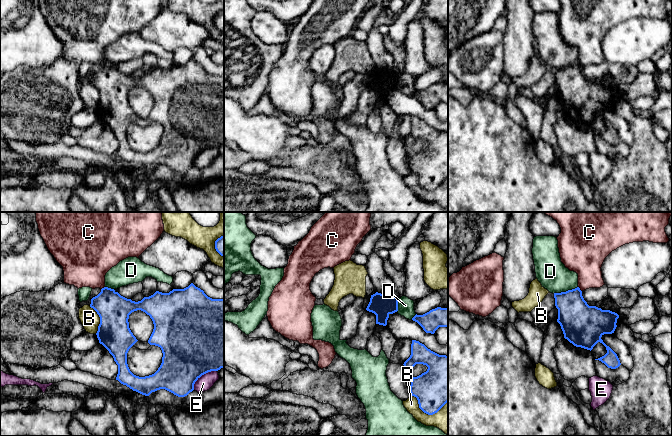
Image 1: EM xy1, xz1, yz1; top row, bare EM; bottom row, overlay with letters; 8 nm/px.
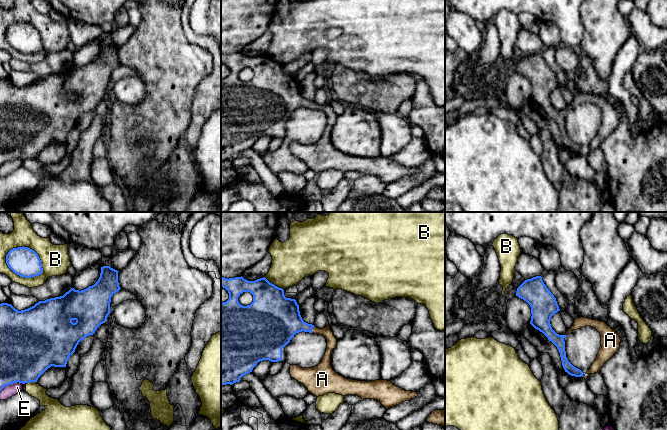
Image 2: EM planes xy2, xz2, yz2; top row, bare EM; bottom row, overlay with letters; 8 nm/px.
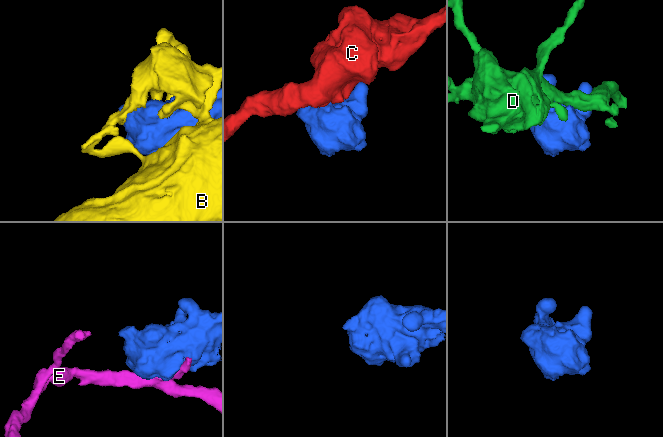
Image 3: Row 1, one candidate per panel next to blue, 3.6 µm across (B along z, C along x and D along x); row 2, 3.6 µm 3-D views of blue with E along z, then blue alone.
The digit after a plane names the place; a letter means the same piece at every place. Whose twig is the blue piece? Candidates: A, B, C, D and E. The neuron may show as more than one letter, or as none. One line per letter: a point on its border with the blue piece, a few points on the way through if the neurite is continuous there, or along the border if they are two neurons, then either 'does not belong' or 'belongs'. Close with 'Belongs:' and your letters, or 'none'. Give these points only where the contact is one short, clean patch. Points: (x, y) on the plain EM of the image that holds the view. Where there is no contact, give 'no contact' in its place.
A: meets blue in xz2 at (311, 105); belongs
B: meets blue in xy2 at (20, 52); does not belong
C: meets blue in yz1 at (579, 65); border along yz1 (578, 62), (581, 67); does not belong
D: meets blue in yz1 at (566, 67); does not belong
E: meets blue in xy1 at (202, 150); does not belong
Belongs: A

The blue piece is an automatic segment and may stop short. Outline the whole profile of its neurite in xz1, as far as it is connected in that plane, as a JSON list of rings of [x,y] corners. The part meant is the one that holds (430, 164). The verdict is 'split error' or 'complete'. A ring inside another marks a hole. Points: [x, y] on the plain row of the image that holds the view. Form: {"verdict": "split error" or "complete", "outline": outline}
{"verdict": "complete", "outline": [[[412,116],[411,131],[403,140],[406,149],[410,149],[416,140],[426,141],[428,145],[412,154],[410,169],[417,174],[424,189],[433,191],[448,178],[448,132],[439,131]]]}

